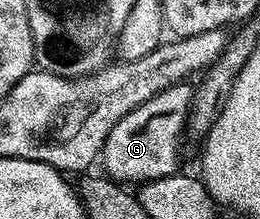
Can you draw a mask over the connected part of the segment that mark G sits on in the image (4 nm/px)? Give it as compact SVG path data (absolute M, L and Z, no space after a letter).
M192 83L176 84L119 118L111 134L107 134L107 142L99 157L100 167L105 167L102 168L104 175L129 186L174 175L178 171L177 159L181 156L181 135L187 132L193 90Z

